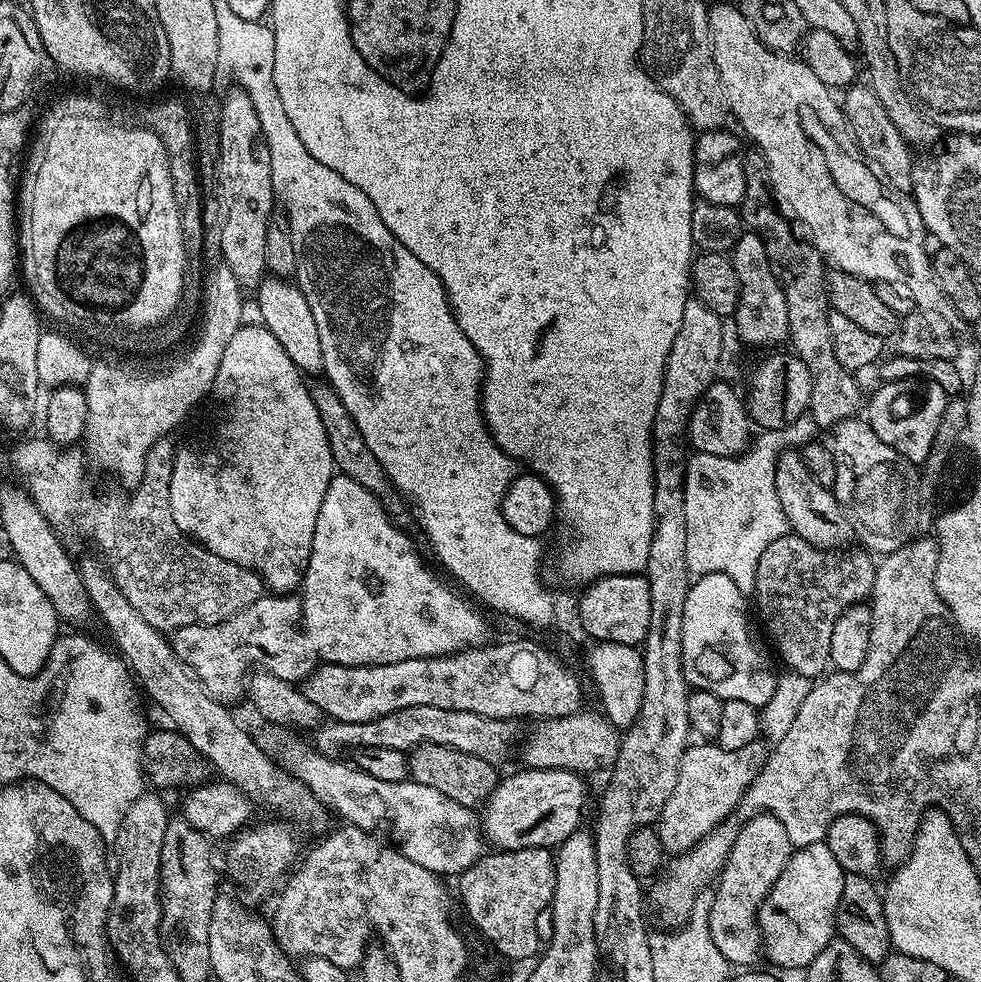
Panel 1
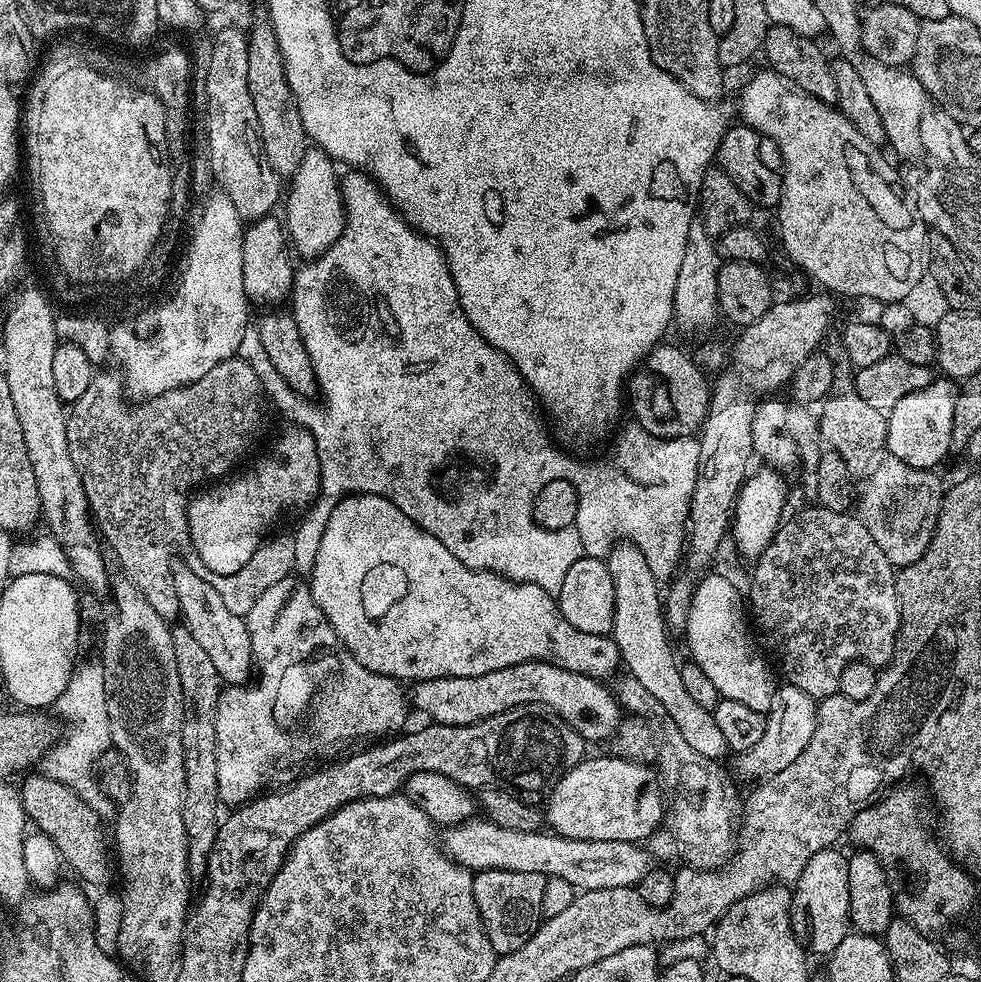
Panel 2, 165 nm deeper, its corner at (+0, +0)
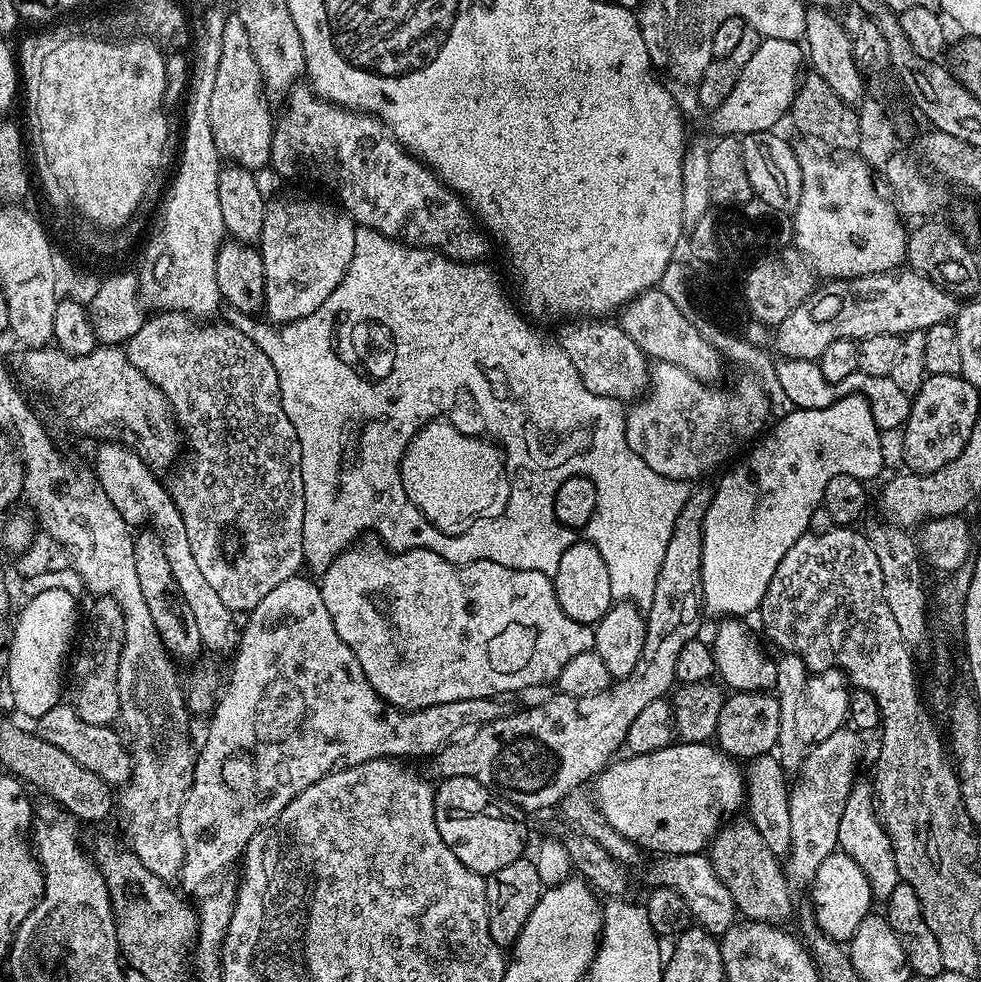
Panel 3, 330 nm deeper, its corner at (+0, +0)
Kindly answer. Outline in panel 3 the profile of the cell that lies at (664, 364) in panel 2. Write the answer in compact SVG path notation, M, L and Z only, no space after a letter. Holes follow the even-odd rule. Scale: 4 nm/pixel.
M584 318L565 324L568 325L560 332L558 346L568 355L570 362L574 362L574 370L578 370L582 382L591 392L606 396L609 400L625 402L628 399L631 401L649 383L649 357L645 356L634 338L630 338L630 334L621 330L619 323Z

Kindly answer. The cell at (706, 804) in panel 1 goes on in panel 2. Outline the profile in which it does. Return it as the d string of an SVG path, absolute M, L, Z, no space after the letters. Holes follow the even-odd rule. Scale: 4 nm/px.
M787 682L781 683L777 687L772 708L766 713L766 731L753 748L735 757L735 775L740 775L744 780L759 782L786 770L786 766L790 766L790 762L794 762L794 758L806 750L810 738L814 738L817 707L817 701L806 694L806 690L798 690L798 686Z

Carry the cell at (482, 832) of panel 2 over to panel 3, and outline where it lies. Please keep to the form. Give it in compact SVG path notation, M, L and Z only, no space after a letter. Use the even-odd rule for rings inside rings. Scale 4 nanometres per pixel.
M699 852L681 856L664 854L657 860L660 861L652 868L652 876L656 879L655 887L678 890L678 894L682 894L682 898L686 898L690 906L693 921L707 932L711 932L713 936L719 938L732 929L733 924L738 920L736 903L730 890L726 890L722 878L718 878L711 859L707 855Z

